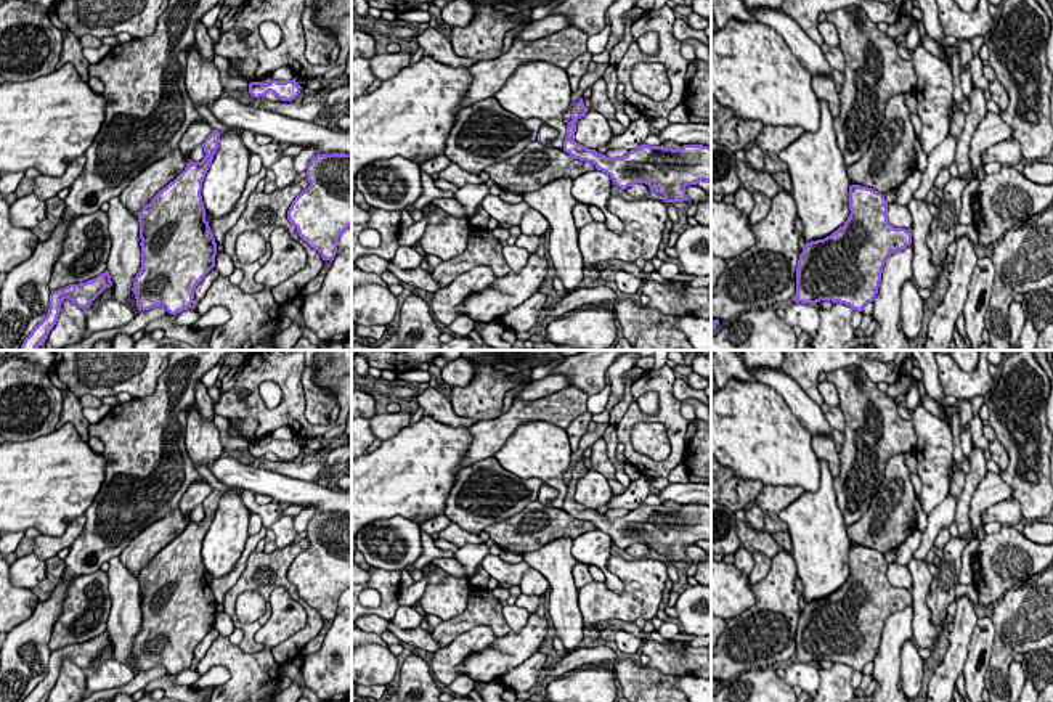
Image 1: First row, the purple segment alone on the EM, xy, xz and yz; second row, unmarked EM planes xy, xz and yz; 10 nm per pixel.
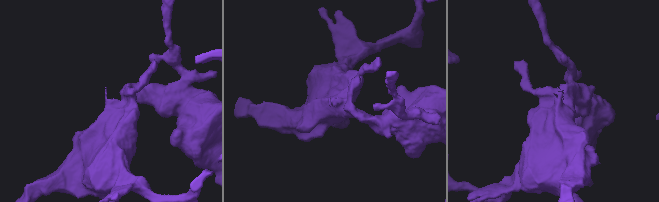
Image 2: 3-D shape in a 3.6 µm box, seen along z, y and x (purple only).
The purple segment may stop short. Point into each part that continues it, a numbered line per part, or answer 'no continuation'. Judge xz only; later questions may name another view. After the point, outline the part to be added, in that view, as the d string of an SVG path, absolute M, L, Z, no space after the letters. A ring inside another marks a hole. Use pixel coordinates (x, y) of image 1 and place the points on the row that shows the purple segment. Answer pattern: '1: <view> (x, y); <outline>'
1: xz (548, 134); M543 124L539 130L541 130L543 145L552 145L552 141L559 137L559 130L554 127L549 127L547 124Z

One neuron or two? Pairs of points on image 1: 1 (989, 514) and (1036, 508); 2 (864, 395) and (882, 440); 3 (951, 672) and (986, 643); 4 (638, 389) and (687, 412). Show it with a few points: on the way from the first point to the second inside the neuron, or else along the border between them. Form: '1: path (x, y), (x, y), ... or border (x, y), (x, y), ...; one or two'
1: border (1012, 497), (1020, 505), (1023, 516); two
2: path (865, 407), (872, 416), (874, 429); one
3: border (976, 622), (962, 670); two
4: border (681, 404), (681, 415), (689, 421); two

